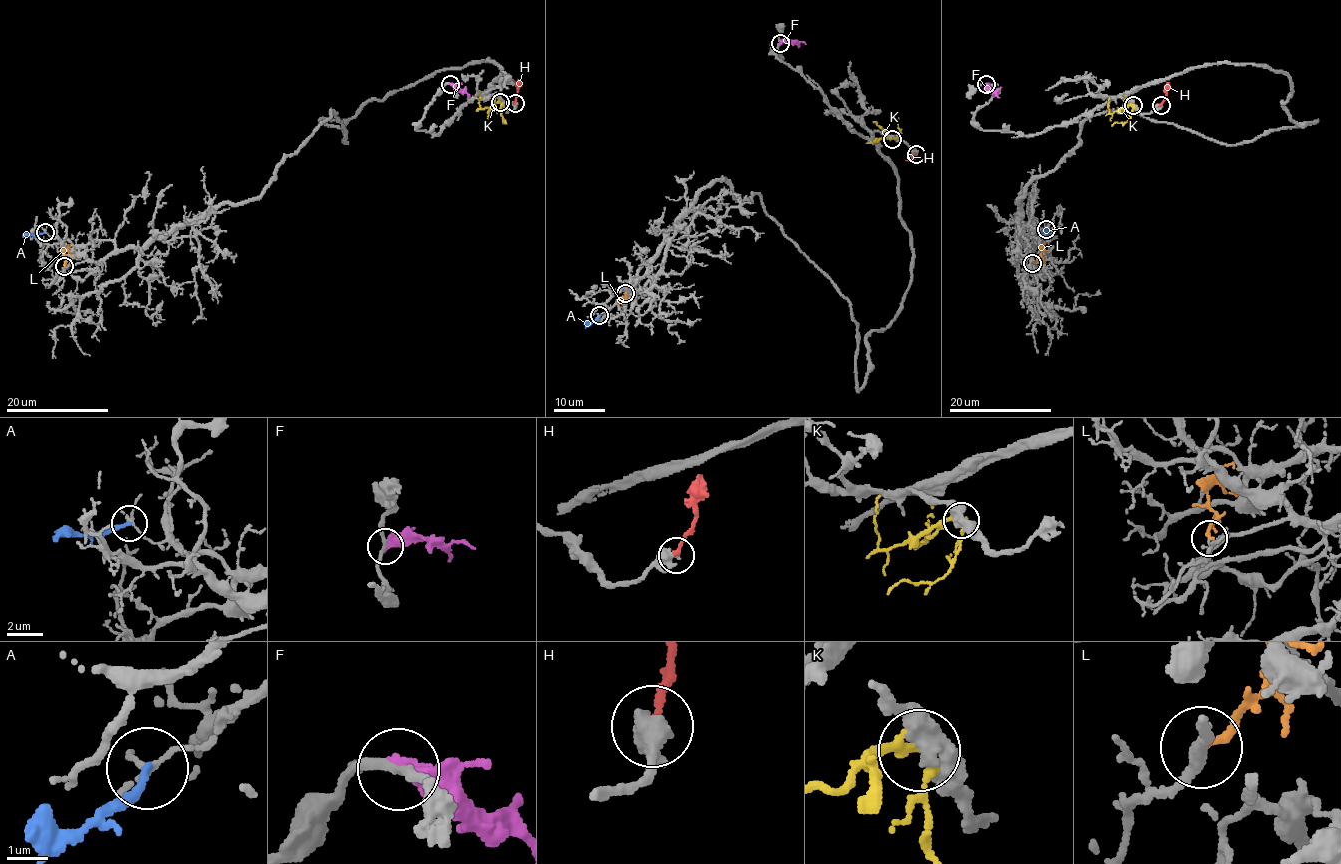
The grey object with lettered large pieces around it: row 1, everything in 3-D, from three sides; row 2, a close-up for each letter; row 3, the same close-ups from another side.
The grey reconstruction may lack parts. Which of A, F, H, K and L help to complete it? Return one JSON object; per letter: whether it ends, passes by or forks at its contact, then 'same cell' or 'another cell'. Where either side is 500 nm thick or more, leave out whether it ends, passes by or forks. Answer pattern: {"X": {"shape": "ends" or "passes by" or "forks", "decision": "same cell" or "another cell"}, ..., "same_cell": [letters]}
{"A": {"shape": "ends", "decision": "another cell"}, "F": {"decision": "another cell"}, "H": {"shape": "ends", "decision": "same cell"}, "K": {"shape": "passes by", "decision": "another cell"}, "L": {"shape": "ends", "decision": "another cell"}, "same_cell": ["H"]}

